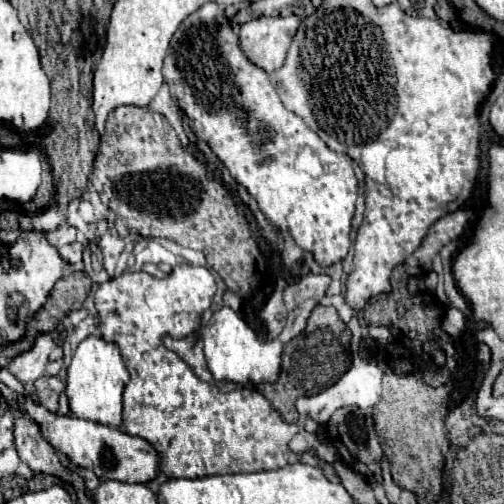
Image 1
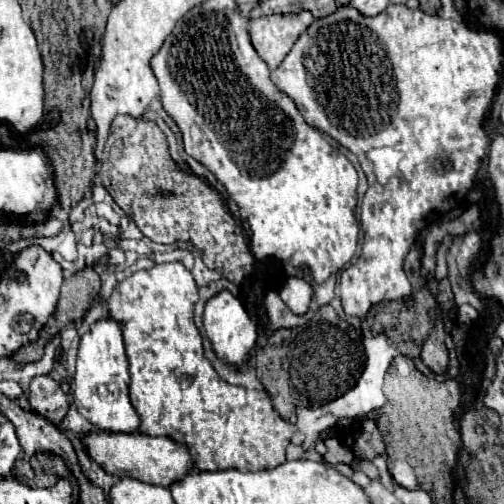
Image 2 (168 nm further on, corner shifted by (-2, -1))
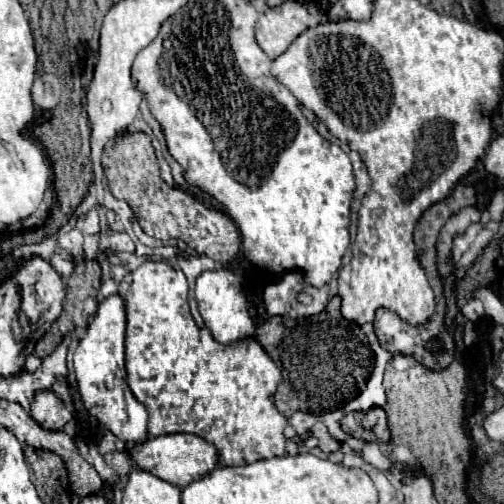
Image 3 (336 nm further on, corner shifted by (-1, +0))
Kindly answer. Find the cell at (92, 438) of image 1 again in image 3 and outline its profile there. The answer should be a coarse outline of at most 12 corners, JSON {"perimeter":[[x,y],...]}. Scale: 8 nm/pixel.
{"perimeter":[[196,434],[134,446],[138,468],[184,488],[218,466]]}

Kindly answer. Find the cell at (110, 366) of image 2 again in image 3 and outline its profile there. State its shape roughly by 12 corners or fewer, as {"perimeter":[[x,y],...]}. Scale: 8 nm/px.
{"perimeter":[[98,304],[74,352],[86,410],[116,438],[148,440],[126,384],[126,306]]}

